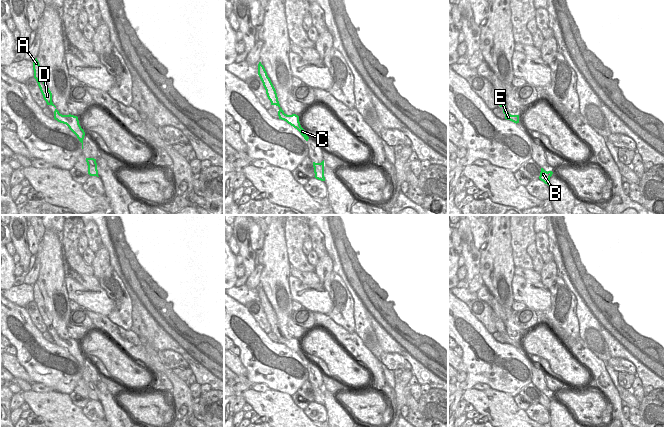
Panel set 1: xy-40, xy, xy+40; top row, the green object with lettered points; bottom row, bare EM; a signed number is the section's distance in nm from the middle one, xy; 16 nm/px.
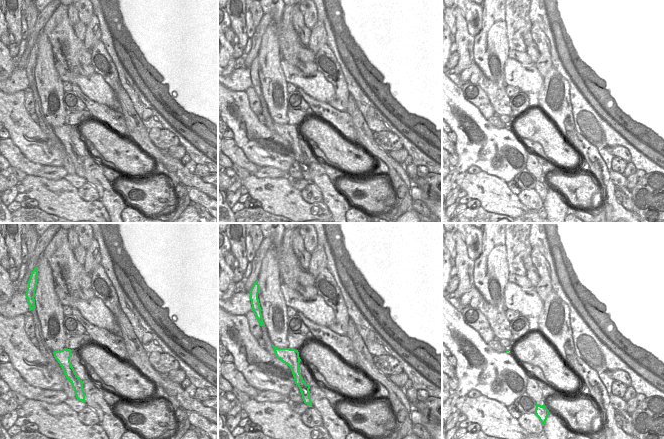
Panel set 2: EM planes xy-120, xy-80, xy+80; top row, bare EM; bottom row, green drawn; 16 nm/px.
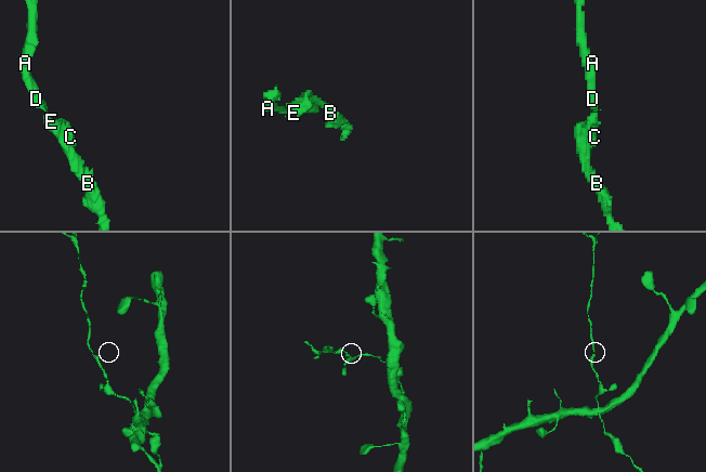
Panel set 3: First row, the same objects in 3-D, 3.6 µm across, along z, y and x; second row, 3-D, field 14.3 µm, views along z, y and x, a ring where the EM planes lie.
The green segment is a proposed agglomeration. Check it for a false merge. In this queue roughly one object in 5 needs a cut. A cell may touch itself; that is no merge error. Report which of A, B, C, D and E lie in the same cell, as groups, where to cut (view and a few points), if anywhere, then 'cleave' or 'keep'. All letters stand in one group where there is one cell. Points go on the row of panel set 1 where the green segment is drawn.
A B C D E | no cut | keep

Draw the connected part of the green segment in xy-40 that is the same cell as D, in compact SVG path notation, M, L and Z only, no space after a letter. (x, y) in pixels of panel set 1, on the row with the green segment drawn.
M37 58L33 61L33 70L34 70L34 78L36 79L38 83L40 91L47 105L52 105L56 108L56 106L52 102L52 93L45 83L44 75L43 75L43 72L41 70L41 67L39 65Z

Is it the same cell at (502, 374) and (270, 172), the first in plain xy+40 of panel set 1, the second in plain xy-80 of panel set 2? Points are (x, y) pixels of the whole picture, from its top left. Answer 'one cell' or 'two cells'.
two cells

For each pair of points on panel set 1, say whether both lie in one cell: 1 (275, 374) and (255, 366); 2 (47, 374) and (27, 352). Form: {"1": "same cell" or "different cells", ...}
{"1": "same cell", "2": "same cell"}

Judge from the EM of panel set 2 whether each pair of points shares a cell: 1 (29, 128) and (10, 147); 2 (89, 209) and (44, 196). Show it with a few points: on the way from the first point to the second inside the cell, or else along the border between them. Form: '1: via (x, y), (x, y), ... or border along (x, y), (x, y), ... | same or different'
1: border along (10, 138), (29, 160) | different
2: via (78, 209), (75, 209), (61, 198), (55, 197) | same

